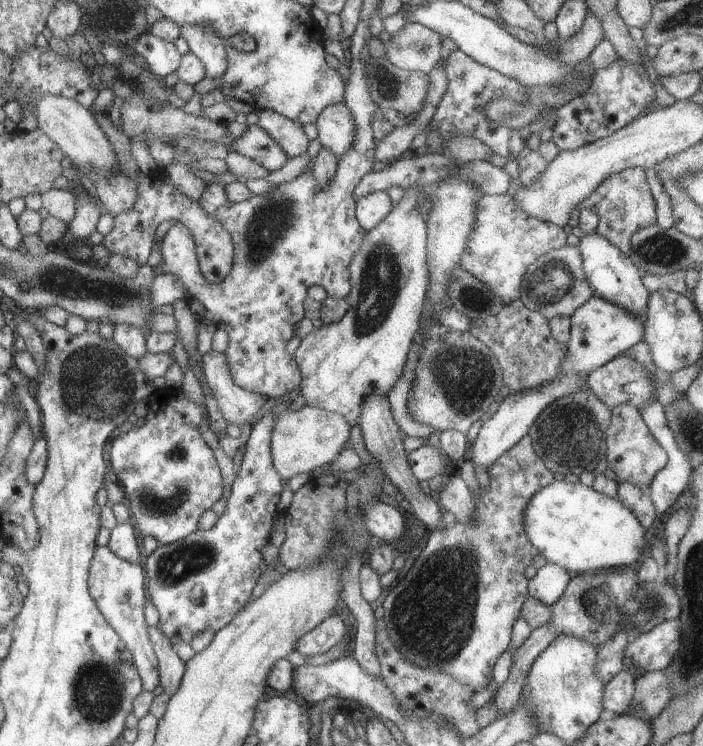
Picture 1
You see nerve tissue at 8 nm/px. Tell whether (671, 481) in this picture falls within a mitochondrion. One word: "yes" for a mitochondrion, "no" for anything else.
no

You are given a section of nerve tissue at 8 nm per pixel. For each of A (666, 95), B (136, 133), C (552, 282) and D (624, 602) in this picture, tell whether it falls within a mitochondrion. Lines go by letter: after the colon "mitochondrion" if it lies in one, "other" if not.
A: other
B: other
C: mitochondrion
D: mitochondrion

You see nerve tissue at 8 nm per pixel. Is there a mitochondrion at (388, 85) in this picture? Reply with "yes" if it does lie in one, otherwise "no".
yes

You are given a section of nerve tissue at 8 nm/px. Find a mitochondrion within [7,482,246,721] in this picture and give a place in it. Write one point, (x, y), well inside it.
(173, 566)

